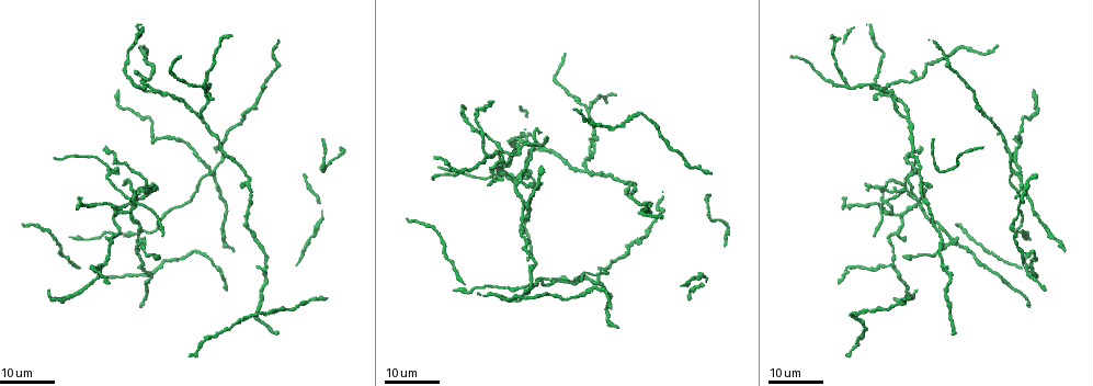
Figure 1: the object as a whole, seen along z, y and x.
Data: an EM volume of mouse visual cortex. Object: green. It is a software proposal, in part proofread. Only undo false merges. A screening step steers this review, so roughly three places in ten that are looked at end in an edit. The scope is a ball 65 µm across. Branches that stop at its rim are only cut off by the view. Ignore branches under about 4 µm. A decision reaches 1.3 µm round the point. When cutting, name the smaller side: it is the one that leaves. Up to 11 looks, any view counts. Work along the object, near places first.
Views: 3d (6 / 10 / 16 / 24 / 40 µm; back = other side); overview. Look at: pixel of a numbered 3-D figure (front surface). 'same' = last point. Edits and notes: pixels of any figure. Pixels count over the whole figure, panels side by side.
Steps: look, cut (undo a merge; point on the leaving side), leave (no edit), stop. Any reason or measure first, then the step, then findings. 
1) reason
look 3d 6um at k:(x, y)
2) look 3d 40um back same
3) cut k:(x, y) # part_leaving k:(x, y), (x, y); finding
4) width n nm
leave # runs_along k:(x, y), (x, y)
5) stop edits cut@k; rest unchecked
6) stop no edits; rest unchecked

four or more arms meet
look 3d 16um at 1:(525, 218)

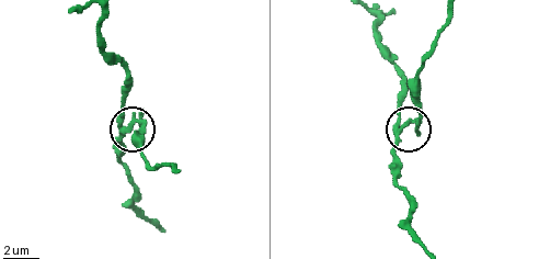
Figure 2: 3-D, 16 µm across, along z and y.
zoom in
look 3d 6um at 2:(403, 123)

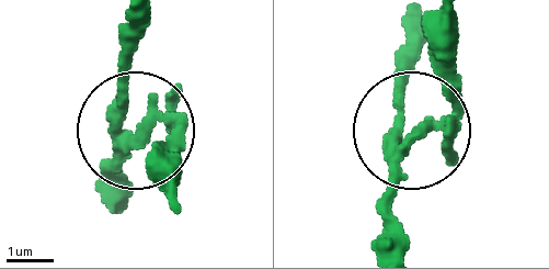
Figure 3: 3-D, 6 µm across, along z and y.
cut 3:(172, 94) # part_leaving 3:(126, 139), (169, 139), (169, 187); two neurons meet here

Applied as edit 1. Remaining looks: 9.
four arms meet
look 3d 16um at 1:(515, 149)

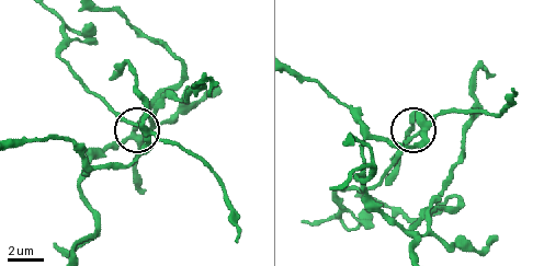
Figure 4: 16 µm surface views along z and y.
closer look
look 3d 10um at 4:(142, 131)

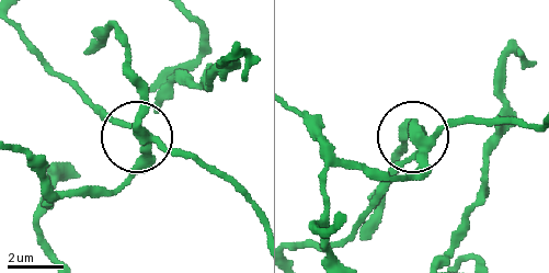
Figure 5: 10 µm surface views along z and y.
width 320 nm
cut 5:(118, 123) # part_leaving 5:(147, 137), (102, 113), (57, 76), (20, 26); a second neuron is stuck on

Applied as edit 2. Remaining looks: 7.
side arm on a straight run
look 3d 16um at 1:(156, 93)

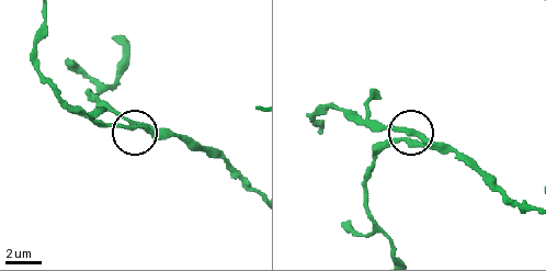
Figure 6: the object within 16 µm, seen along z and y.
look 3d 10um at 6:(133, 125)

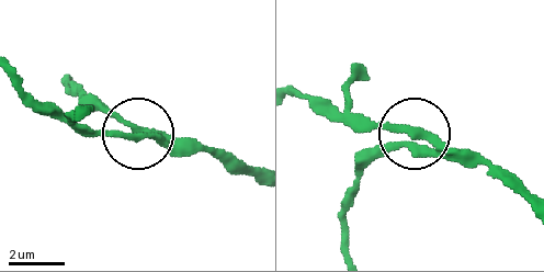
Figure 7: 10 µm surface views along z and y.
side_arm 63 um; arms 3
leave # continuous, no second neuron

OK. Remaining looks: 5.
side arm on a straight run
look 3d 24um at 1:(905, 114)

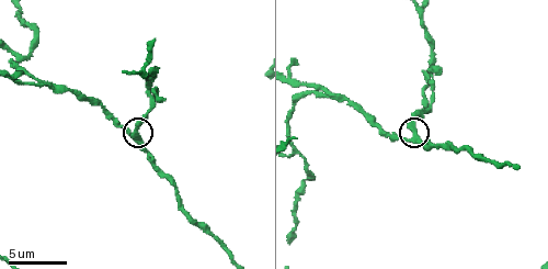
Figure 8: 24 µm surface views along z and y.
look 3d 10um at 8:(416, 132)

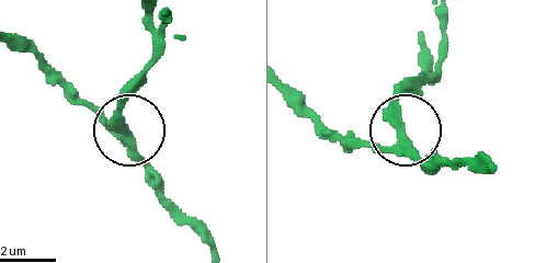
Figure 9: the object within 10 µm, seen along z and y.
arms 3
leave # all the same neuron

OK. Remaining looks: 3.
branch point
look 3d 24um at 1:(597, 275)

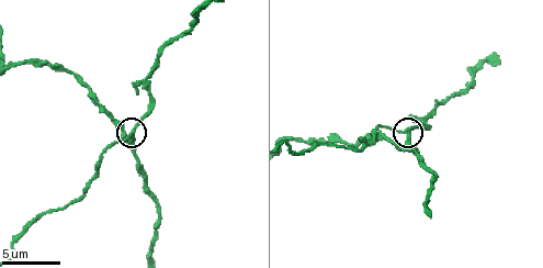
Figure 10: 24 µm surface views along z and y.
look 3d 6um at 10:(128, 136)

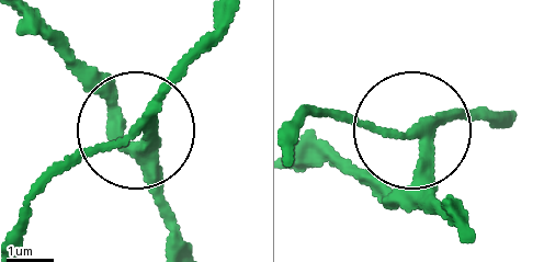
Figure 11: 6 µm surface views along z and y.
side_arm 36 um
cut 11:(78, 150) # part_leaving 11:(136, 127), (69, 159), (22, 241); a second neuron is stuck on

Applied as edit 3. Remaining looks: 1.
stop edits cut@3, cut@5, cut@11; rest unchecked

